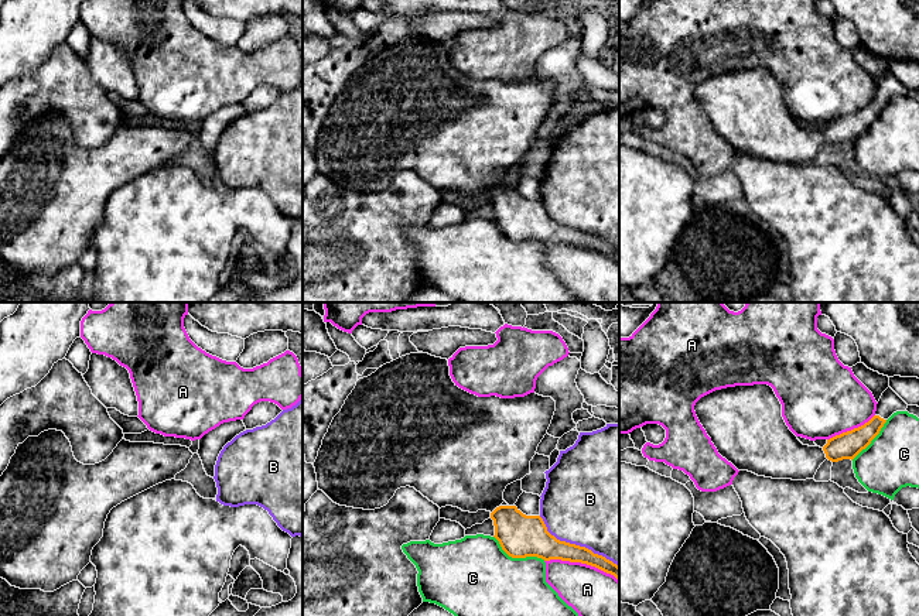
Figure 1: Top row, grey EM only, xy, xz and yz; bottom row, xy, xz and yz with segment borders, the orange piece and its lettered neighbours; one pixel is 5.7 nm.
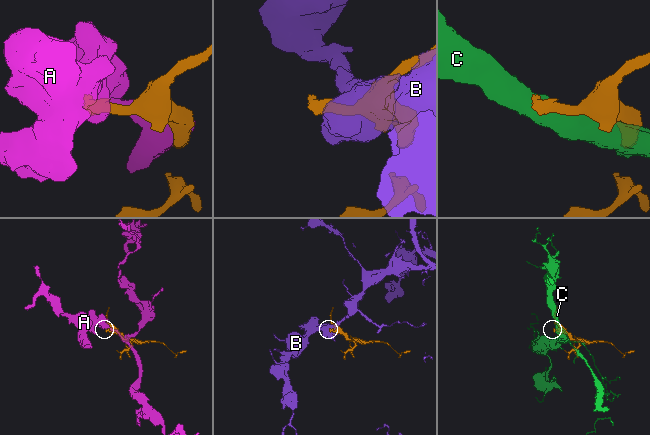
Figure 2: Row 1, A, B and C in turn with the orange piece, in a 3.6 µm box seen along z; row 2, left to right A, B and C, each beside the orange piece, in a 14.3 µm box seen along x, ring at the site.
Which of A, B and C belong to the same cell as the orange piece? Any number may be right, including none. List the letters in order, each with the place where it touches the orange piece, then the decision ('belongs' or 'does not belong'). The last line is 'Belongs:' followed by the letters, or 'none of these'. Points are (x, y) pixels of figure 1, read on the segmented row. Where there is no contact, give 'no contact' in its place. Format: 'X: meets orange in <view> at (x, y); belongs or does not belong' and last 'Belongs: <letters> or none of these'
A: meets orange in xz at (581, 563); does not belong
B: meets orange in xz at (574, 544); does not belong
C: meets orange in xz at (518, 557); does not belong
Belongs: none of these

